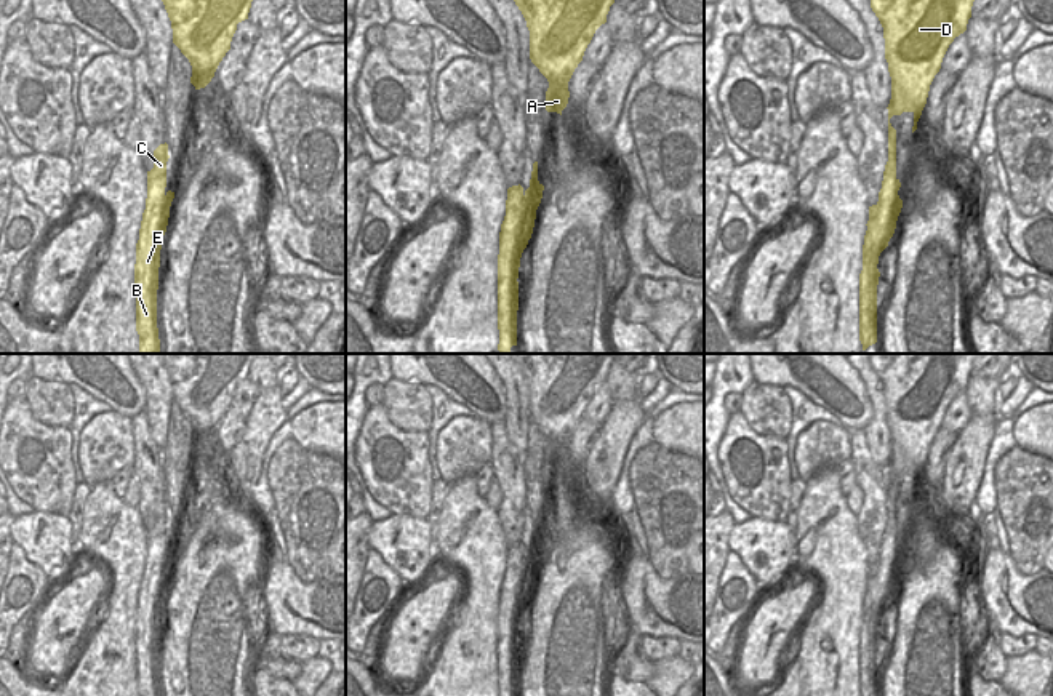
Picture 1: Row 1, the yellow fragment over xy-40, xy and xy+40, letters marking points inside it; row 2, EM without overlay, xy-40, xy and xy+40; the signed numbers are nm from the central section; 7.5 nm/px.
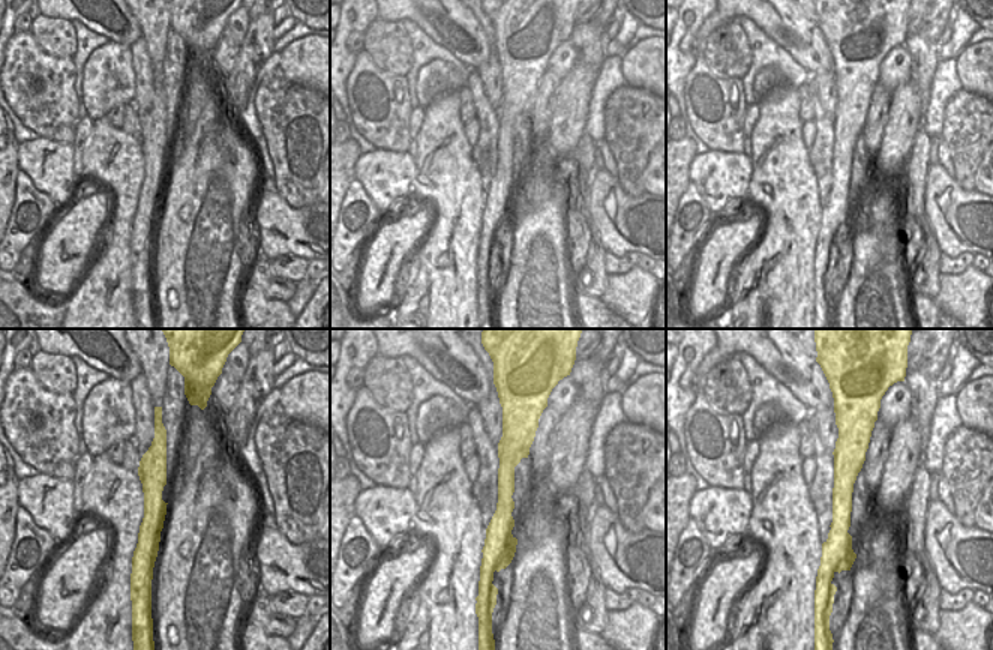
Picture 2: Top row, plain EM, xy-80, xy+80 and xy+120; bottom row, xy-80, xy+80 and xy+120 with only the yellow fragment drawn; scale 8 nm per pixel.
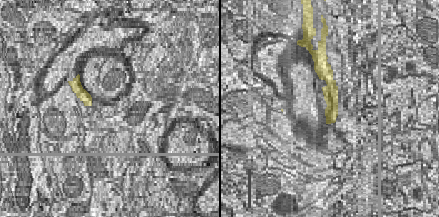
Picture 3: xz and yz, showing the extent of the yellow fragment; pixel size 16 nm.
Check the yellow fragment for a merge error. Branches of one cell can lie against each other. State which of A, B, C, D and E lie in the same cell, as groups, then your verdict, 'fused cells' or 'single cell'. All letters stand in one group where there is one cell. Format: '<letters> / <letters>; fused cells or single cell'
A D / B C E; fused cells

